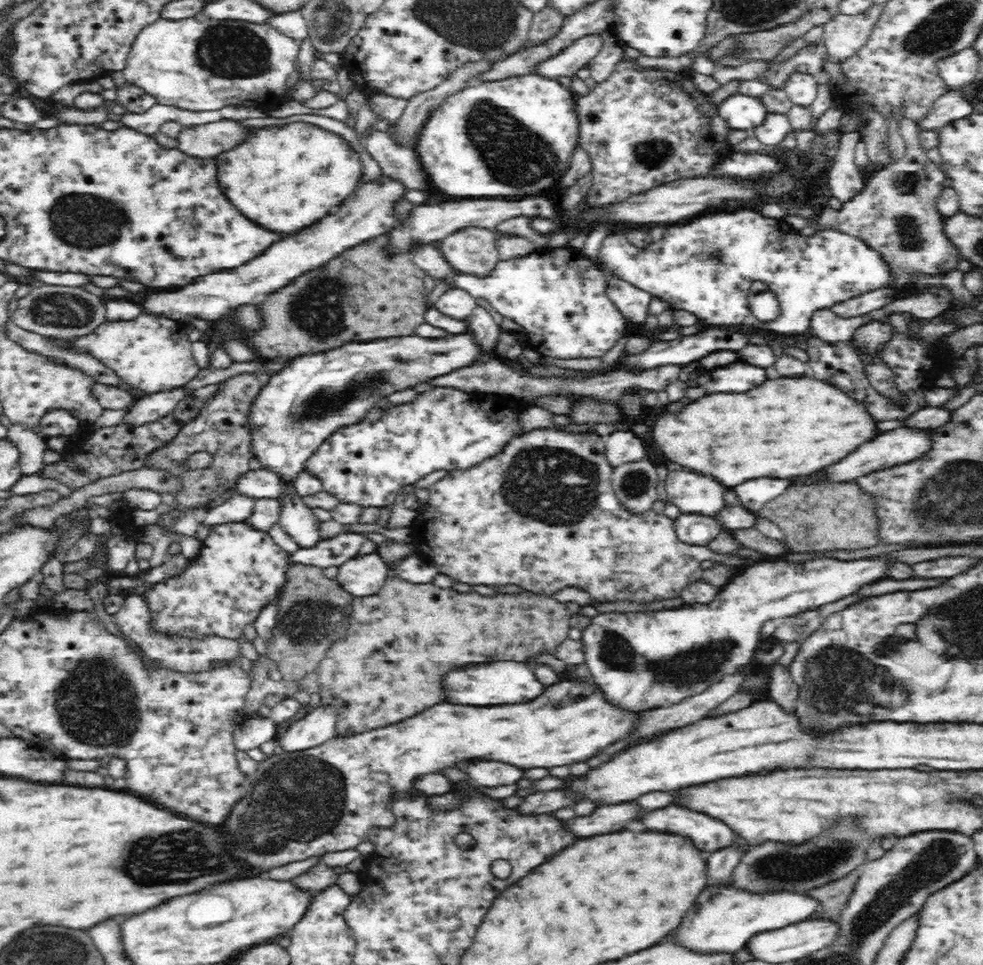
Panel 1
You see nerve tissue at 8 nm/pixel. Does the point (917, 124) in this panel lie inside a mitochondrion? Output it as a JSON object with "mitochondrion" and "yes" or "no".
{"mitochondrion":"no"}

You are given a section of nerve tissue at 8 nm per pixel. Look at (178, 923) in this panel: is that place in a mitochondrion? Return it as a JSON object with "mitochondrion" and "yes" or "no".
{"mitochondrion":"no"}

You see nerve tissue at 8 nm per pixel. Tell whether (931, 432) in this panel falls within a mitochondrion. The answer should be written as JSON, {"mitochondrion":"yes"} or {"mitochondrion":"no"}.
{"mitochondrion":"no"}

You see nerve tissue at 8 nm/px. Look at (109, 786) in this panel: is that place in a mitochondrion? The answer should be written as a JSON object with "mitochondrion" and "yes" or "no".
{"mitochondrion":"no"}

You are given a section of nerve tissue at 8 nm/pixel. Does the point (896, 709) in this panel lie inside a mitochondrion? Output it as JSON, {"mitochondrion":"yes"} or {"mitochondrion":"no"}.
{"mitochondrion":"no"}

